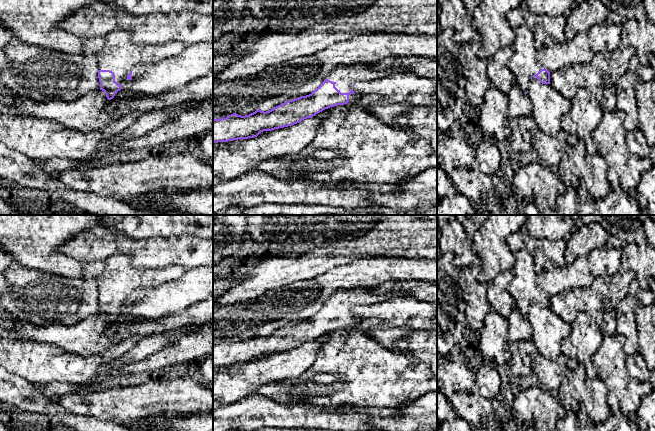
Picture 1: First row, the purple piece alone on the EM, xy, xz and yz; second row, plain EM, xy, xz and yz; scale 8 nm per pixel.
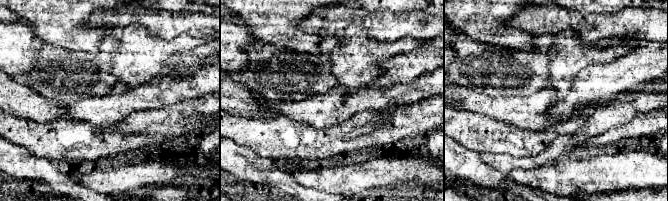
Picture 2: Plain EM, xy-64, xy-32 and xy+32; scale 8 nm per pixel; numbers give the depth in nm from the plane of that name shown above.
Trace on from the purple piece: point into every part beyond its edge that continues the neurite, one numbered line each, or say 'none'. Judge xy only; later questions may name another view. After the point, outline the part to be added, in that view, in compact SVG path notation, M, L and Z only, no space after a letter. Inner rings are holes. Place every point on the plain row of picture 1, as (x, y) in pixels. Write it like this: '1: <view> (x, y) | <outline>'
1: xy (121, 278) | M123 249L110 256L96 282L98 294L112 295L115 298L115 305L120 309L127 305L127 299L135 291L147 291L164 283L174 282L187 271L179 264L144 268L139 261L135 266L134 258L129 250Z

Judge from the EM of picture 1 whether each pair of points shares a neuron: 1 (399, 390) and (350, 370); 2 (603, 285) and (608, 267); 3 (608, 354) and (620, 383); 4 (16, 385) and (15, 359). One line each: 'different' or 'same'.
1: same
2: different
3: same
4: different

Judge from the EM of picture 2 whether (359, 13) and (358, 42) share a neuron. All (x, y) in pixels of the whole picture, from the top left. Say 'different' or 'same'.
different

